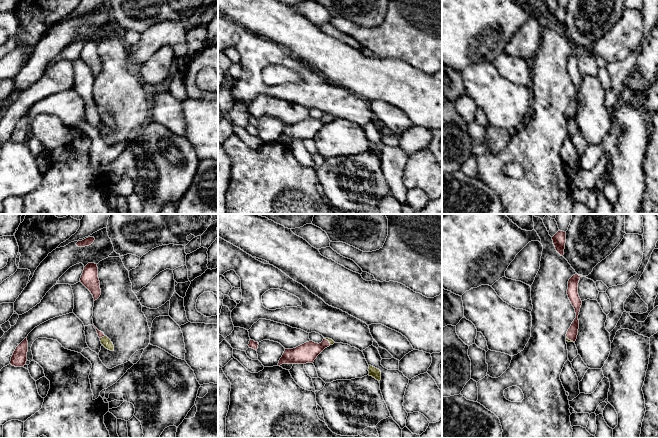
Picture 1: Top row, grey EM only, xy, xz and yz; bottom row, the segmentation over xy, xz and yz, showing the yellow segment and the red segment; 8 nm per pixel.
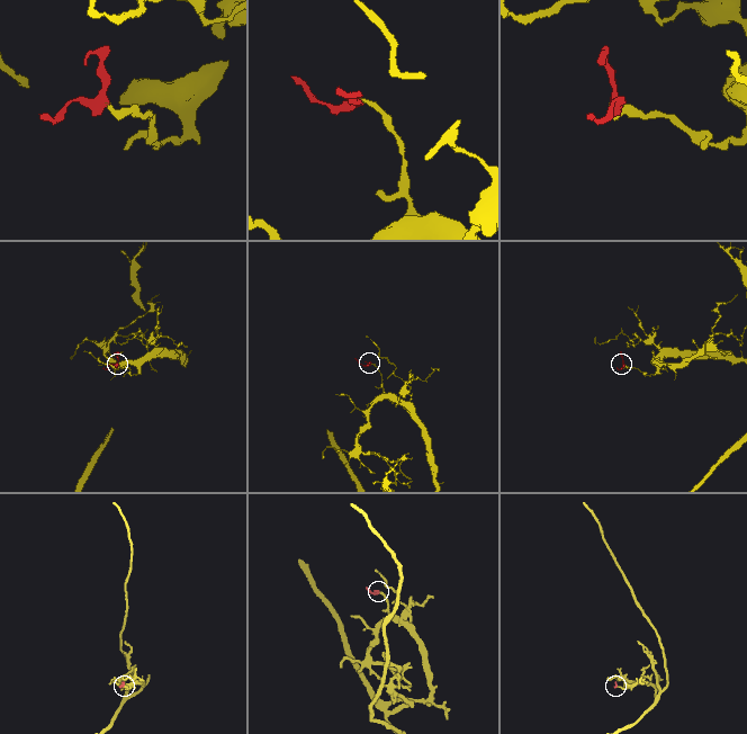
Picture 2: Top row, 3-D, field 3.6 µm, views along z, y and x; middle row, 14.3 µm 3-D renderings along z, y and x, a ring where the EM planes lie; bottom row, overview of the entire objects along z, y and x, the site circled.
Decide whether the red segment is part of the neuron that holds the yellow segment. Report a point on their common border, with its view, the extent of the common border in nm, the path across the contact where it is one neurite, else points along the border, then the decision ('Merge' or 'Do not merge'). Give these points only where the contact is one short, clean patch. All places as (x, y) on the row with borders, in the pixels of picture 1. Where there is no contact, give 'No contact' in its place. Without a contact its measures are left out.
Touches yellow at xz (328, 340). Shared border 80 nm. Path across: xz (331, 341), (328, 340), (320, 347), (306, 353). Merge

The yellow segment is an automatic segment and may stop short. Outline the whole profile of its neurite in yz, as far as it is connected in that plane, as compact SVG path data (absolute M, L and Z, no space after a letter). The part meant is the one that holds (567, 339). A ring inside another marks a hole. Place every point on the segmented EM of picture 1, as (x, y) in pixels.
M575 274L568 281L567 295L576 313L576 318L572 322L566 334L566 341L568 342L575 342L578 335L578 329L579 329L578 315L582 305L582 301L578 294L578 283L580 277L581 276L579 276L578 274Z

